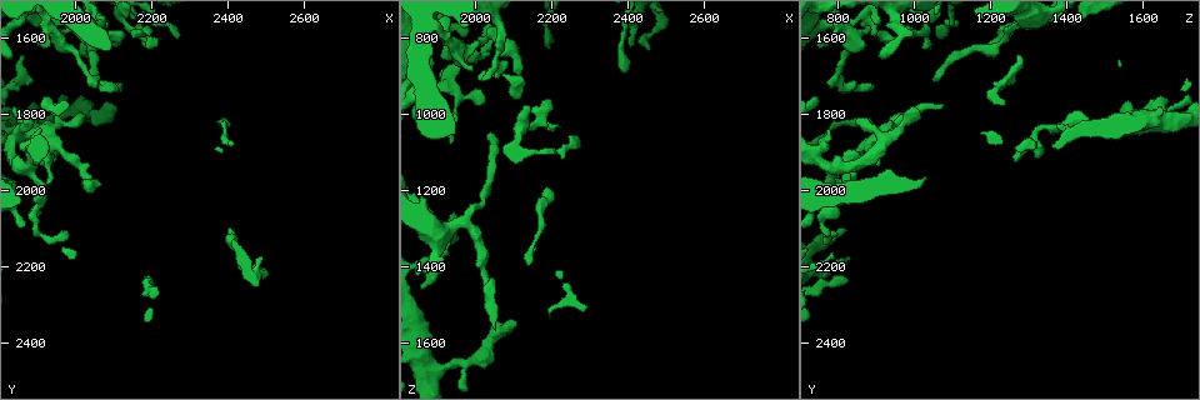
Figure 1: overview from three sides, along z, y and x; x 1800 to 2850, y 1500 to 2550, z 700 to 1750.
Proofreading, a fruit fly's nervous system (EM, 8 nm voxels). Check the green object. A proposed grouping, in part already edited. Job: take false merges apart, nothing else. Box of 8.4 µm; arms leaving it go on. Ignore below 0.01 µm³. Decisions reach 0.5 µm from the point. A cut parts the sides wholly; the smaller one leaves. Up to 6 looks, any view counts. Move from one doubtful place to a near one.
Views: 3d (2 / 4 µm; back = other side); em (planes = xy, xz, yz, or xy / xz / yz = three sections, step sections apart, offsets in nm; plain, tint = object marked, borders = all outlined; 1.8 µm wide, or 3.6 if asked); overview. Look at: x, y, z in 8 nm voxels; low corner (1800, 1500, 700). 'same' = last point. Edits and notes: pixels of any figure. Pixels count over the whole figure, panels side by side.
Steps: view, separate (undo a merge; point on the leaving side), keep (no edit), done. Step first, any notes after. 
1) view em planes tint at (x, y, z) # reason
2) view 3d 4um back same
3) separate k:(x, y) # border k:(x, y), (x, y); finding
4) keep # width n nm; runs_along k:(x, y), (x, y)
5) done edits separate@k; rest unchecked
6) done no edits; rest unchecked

view 3d 4um at (2020, 1965, 810) # thin neck

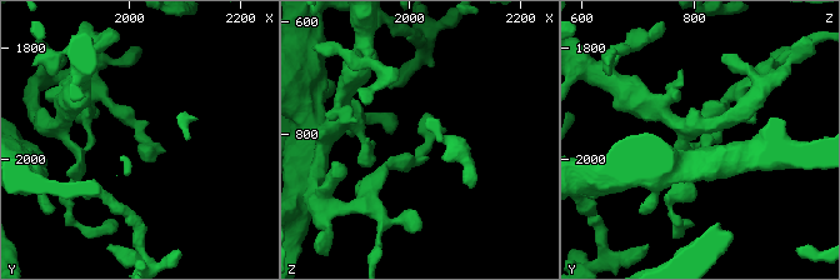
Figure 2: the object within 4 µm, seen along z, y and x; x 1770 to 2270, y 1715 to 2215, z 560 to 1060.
view em planes tint at (2030, 1970, 815)

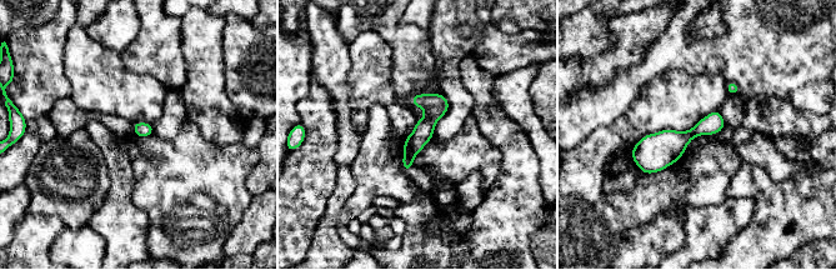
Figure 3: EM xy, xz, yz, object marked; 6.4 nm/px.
keep # one neuron here

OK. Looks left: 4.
view em xz step 4 tint at (2145, 1585, 1035) # abrupt turn

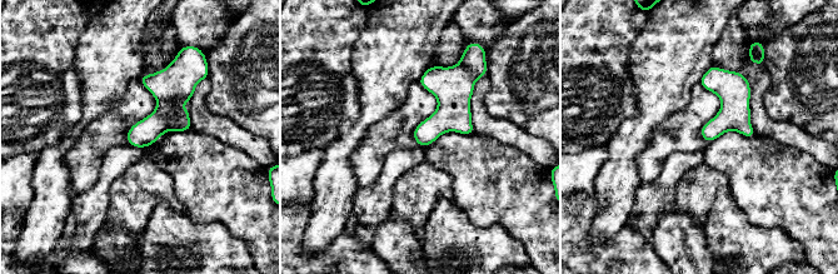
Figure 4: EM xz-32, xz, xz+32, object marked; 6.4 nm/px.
view em planes tint same

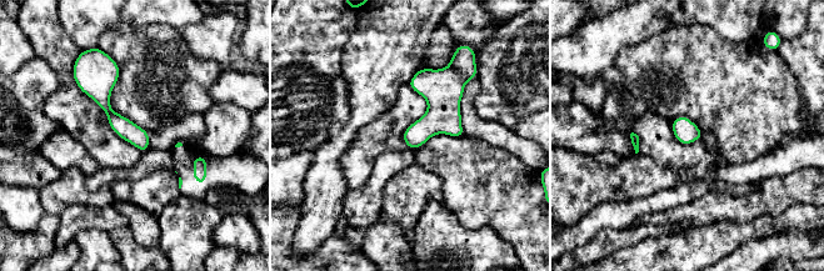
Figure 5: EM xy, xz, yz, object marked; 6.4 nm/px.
keep # width 130 nm; runs_along 5:(111, 66), (104, 104), (144, 147); continuous, no second neuron

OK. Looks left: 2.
done no edits; rest unchecked

